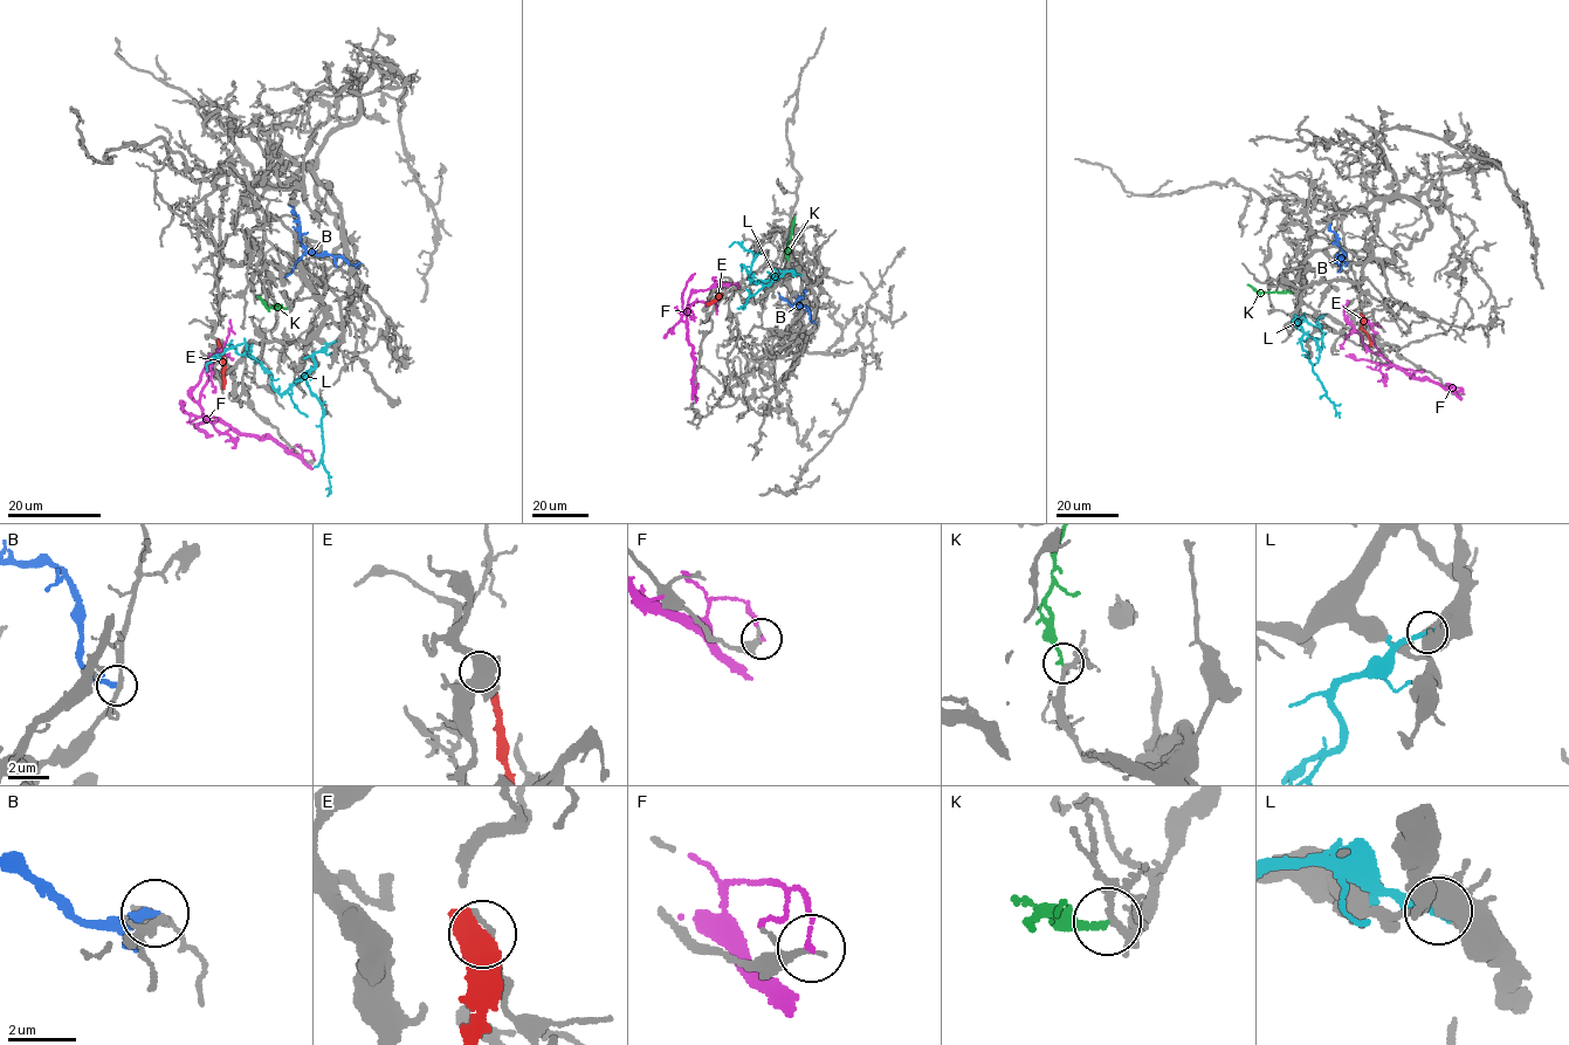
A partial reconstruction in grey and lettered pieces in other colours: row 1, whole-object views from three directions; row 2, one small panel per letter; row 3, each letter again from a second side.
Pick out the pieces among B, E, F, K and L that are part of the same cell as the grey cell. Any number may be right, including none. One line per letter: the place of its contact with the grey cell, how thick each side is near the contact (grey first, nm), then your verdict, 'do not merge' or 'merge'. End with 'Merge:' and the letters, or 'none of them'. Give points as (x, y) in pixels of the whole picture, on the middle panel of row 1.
B: meets grey at (814, 322); 220 nm thick on the grey side, 240 nm on the other; do not merge
E: meets grey at (721, 296); 240 nm thick on the grey side, 700 nm on the other; do not merge
F: meets grey at (695, 401); 130 nm thick on the grey side, 120 nm on the other; do not merge
K: meets grey at (789, 260); 200 nm thick on the grey side, 180 nm on the other; merge
L: meets grey at (800, 275); 380 nm thick on the grey side, 280 nm on the other; merge
Merge: K, L

